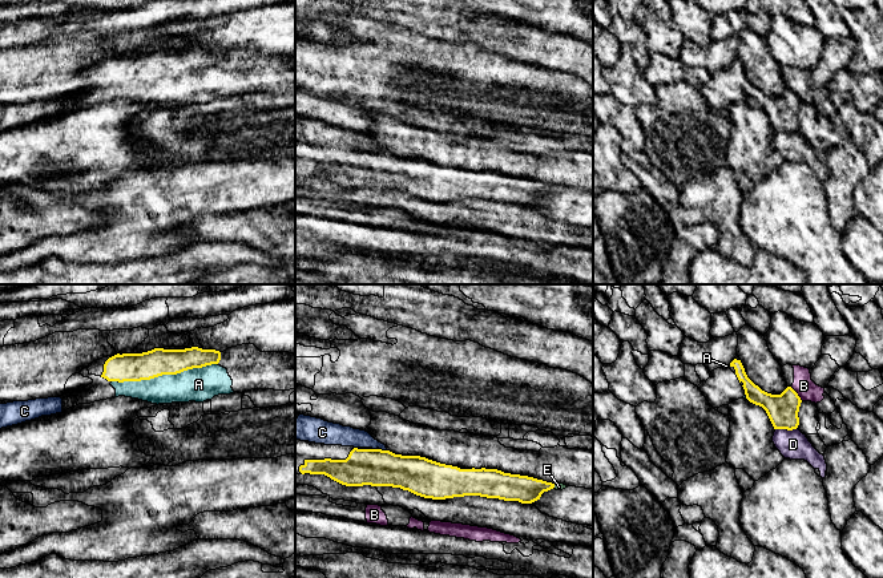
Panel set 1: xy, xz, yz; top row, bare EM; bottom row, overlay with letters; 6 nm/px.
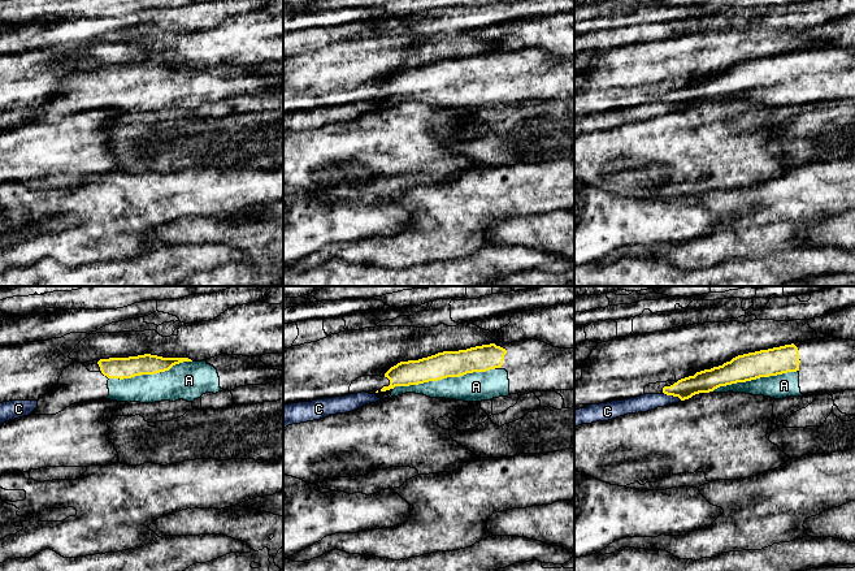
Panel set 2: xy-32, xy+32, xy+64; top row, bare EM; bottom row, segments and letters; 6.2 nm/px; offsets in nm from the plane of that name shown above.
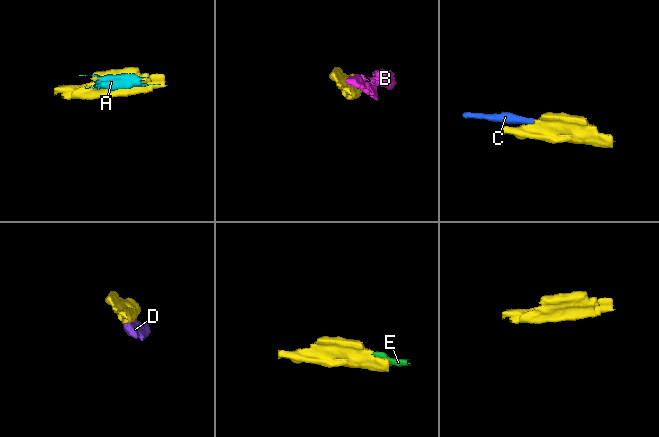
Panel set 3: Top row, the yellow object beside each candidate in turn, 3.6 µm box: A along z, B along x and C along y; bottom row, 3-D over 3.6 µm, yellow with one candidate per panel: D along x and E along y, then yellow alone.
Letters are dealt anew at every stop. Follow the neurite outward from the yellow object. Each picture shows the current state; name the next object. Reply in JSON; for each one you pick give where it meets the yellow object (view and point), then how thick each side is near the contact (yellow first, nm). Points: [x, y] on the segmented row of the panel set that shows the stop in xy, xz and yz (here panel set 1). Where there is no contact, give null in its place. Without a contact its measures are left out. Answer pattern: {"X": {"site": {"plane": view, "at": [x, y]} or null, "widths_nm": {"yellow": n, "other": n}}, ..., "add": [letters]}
{"C": {"site": {"plane": "xz", "at": [383, 451]}, "widths_nm": {"yellow": 220, "other": 130}}, "E": {"site": {"plane": "xz", "at": [553, 486]}, "widths_nm": {"yellow": 160, "other": 50}}, "add": ["C", "E"]}

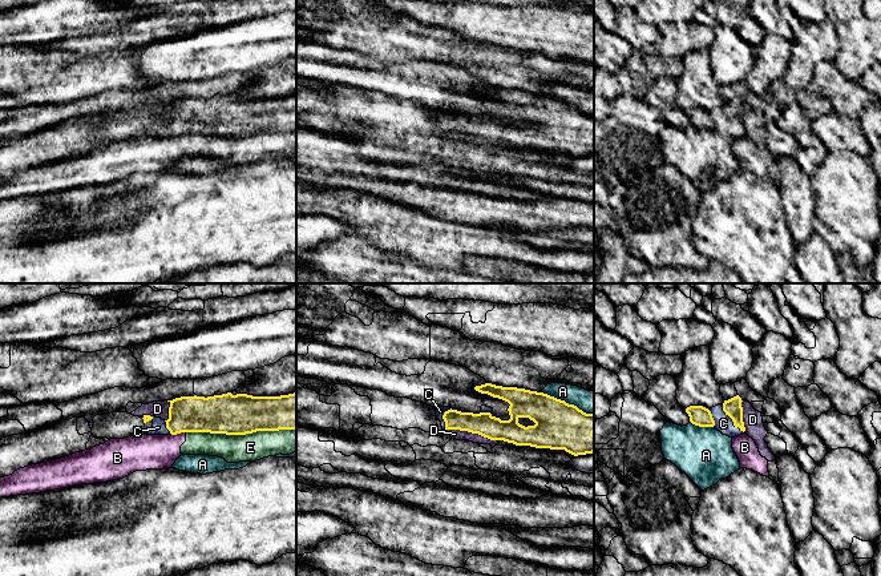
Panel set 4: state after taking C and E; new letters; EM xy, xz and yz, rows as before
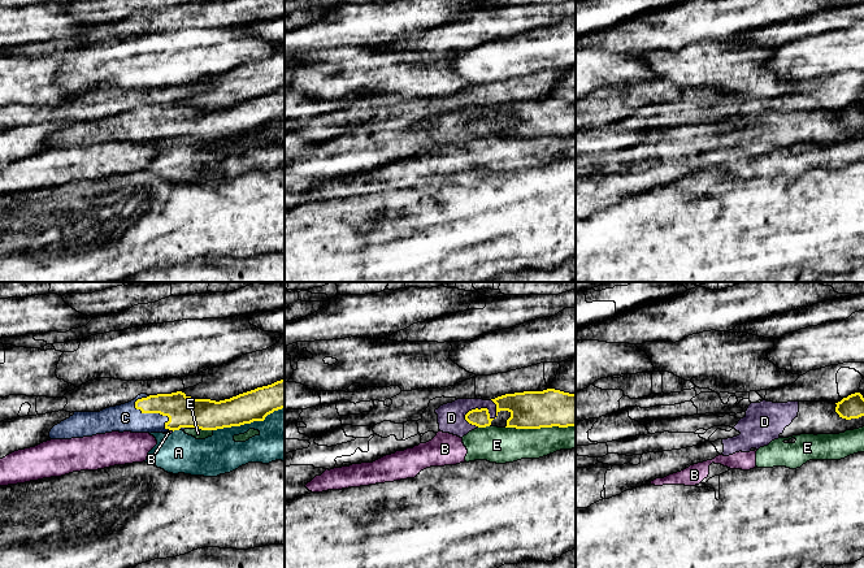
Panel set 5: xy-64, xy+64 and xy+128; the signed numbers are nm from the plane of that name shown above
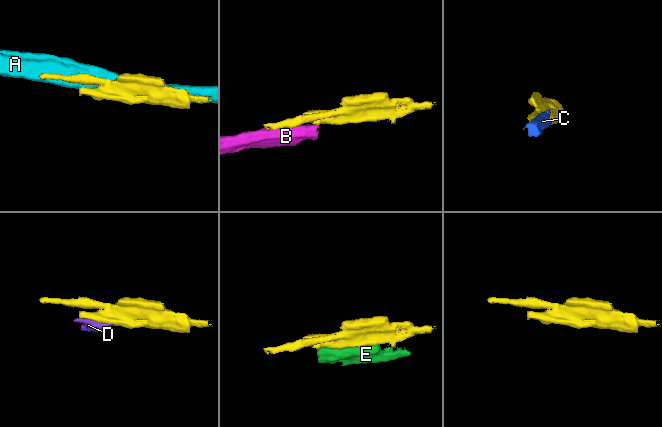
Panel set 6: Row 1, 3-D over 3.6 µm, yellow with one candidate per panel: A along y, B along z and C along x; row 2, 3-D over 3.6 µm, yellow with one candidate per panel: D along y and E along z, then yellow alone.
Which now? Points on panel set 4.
{"C": {"site": {"plane": "yz", "at": [731, 418]}, "widths_nm": {"yellow": 110, "other": 110}}, "add": ["C"]}

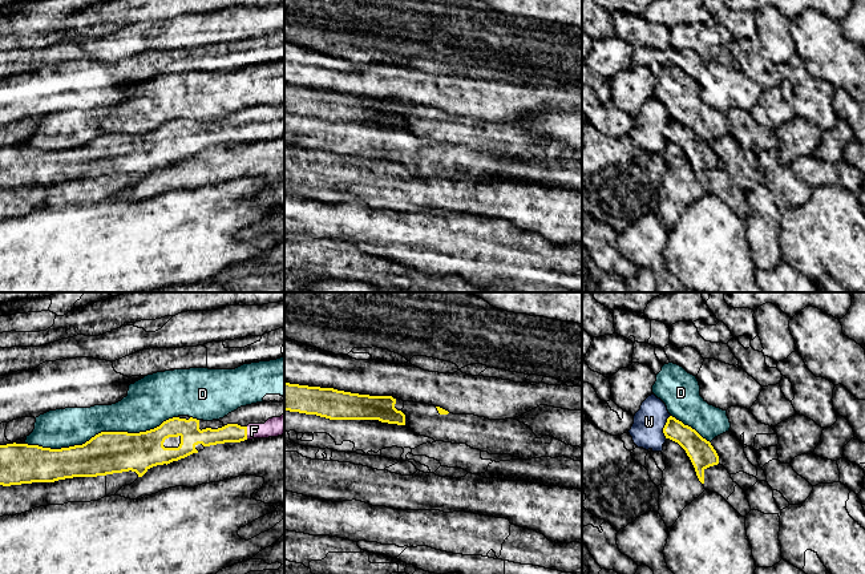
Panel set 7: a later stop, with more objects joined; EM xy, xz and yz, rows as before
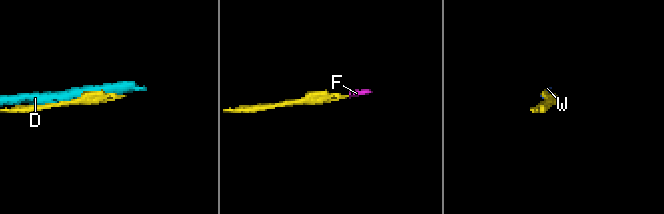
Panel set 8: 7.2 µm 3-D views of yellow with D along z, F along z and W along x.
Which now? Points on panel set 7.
{"F": {"site": {"plane": "xy", "at": [246, 433]}, "widths_nm": {"yellow": 110, "other": 120}}, "add": ["F"]}

